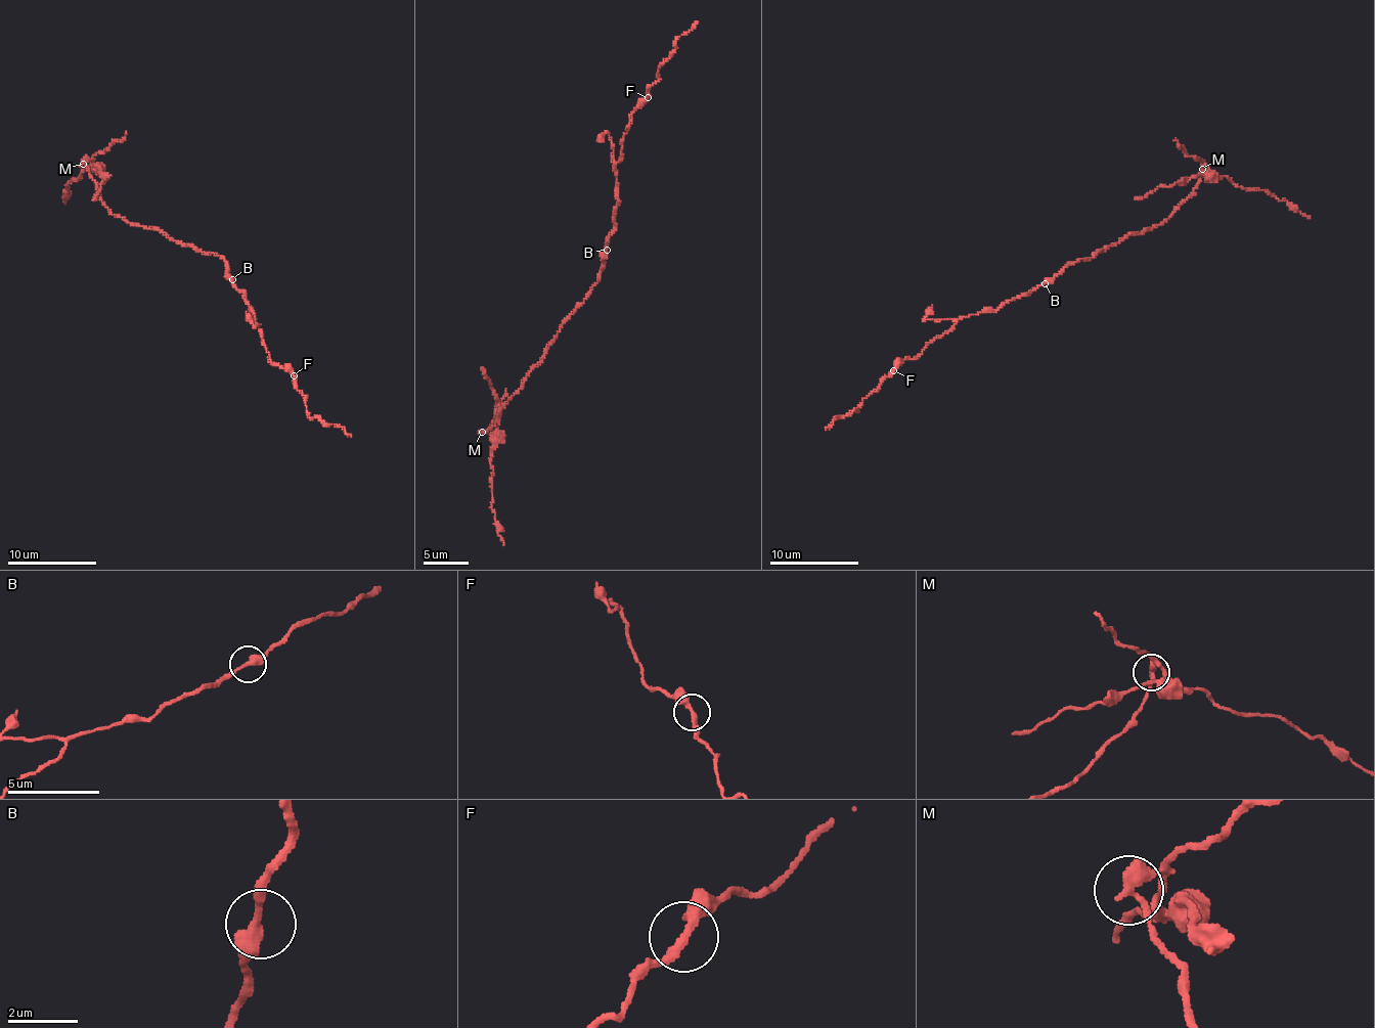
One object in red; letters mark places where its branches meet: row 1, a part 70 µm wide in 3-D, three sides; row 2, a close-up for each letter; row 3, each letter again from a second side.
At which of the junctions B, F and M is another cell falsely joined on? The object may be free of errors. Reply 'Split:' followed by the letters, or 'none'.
Split: M

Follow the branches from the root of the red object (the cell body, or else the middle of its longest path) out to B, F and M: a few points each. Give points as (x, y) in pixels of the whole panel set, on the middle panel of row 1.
B: (594, 282), (607, 250)
F: (594, 282), (601, 272), (606, 238), (614, 228), (618, 185), (615, 168), (634, 107), (648, 97)
M: (594, 282), (584, 303), (562, 325), (544, 358), (501, 409), (498, 421), (482, 431)

